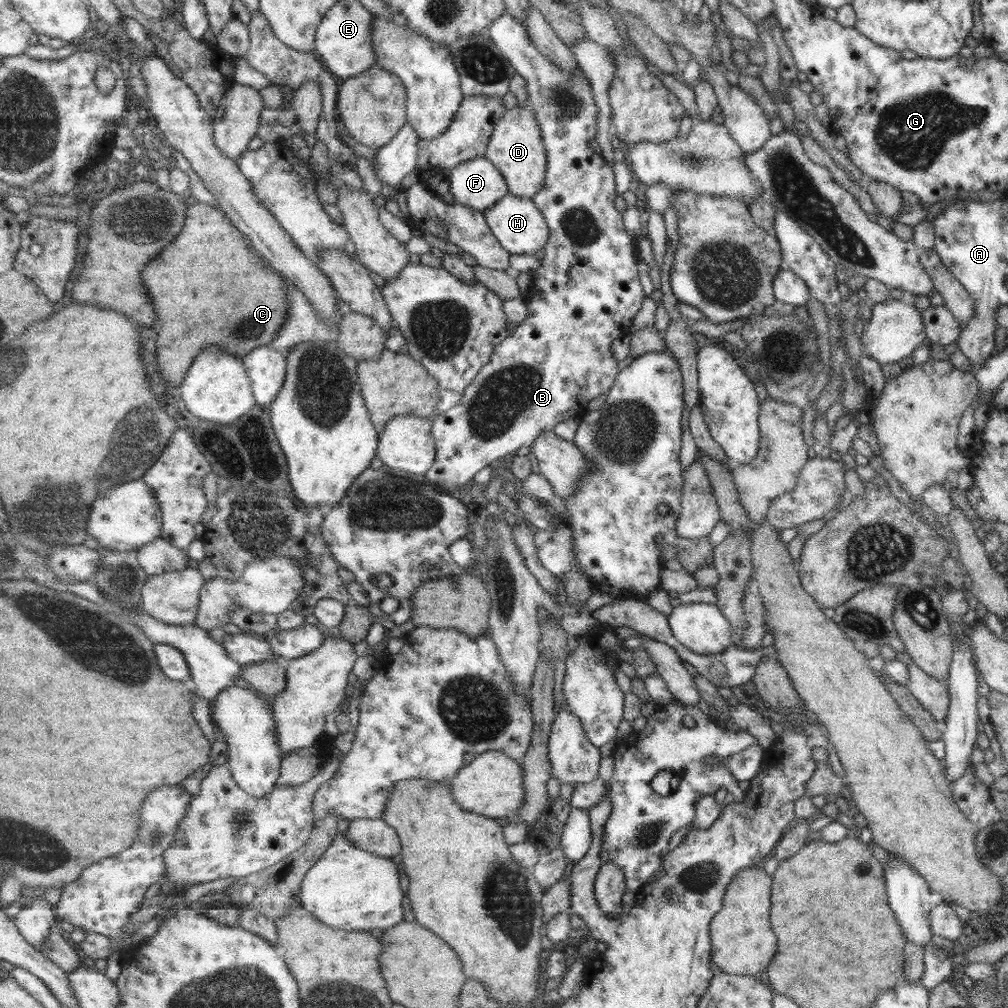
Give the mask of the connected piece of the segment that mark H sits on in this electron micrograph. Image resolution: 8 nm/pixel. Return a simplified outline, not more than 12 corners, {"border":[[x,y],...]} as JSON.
{"border":[[508,192],[484,211],[510,254],[534,255],[550,238],[531,198]]}

